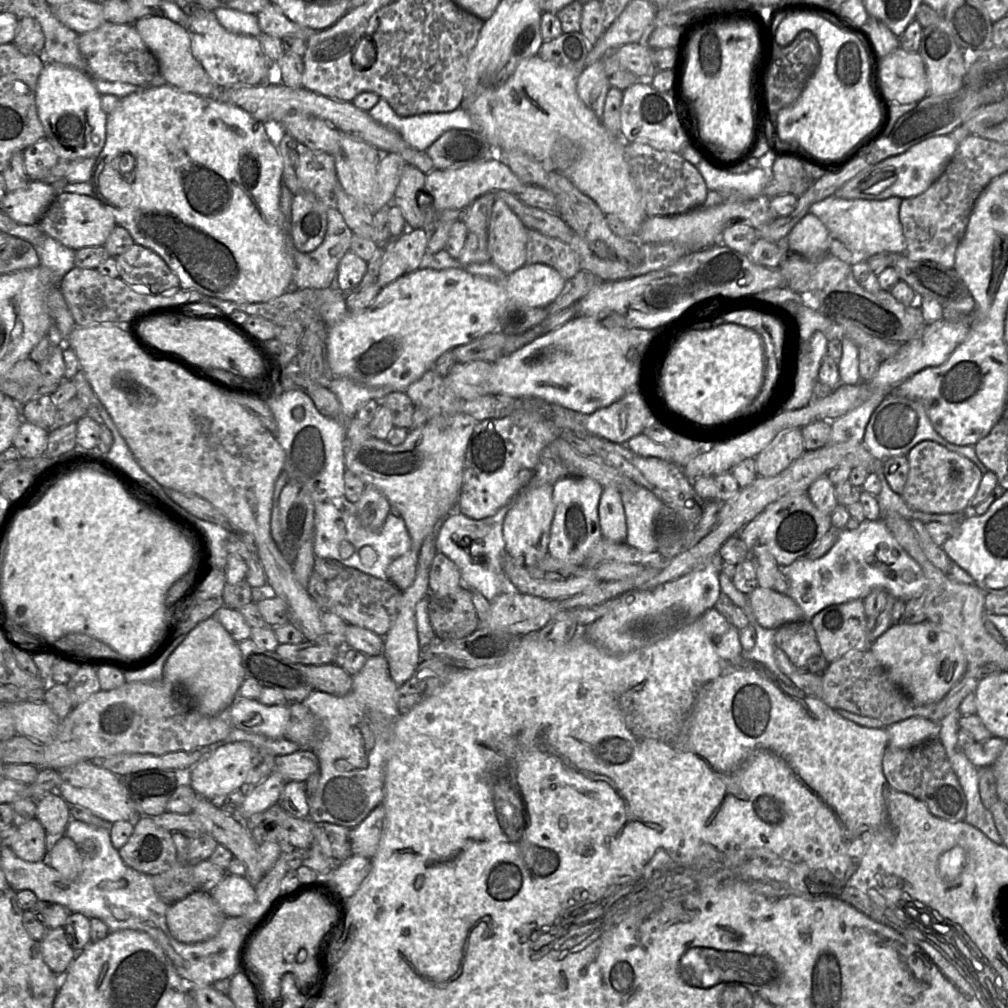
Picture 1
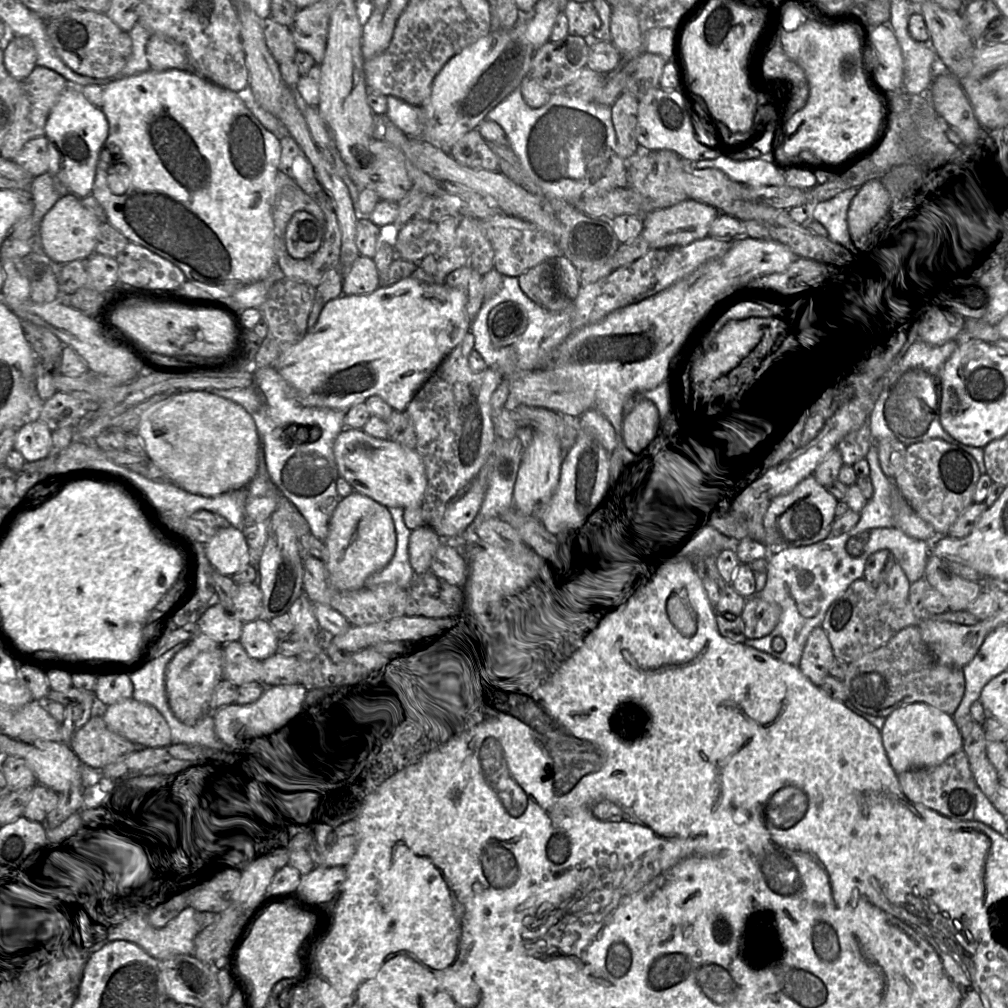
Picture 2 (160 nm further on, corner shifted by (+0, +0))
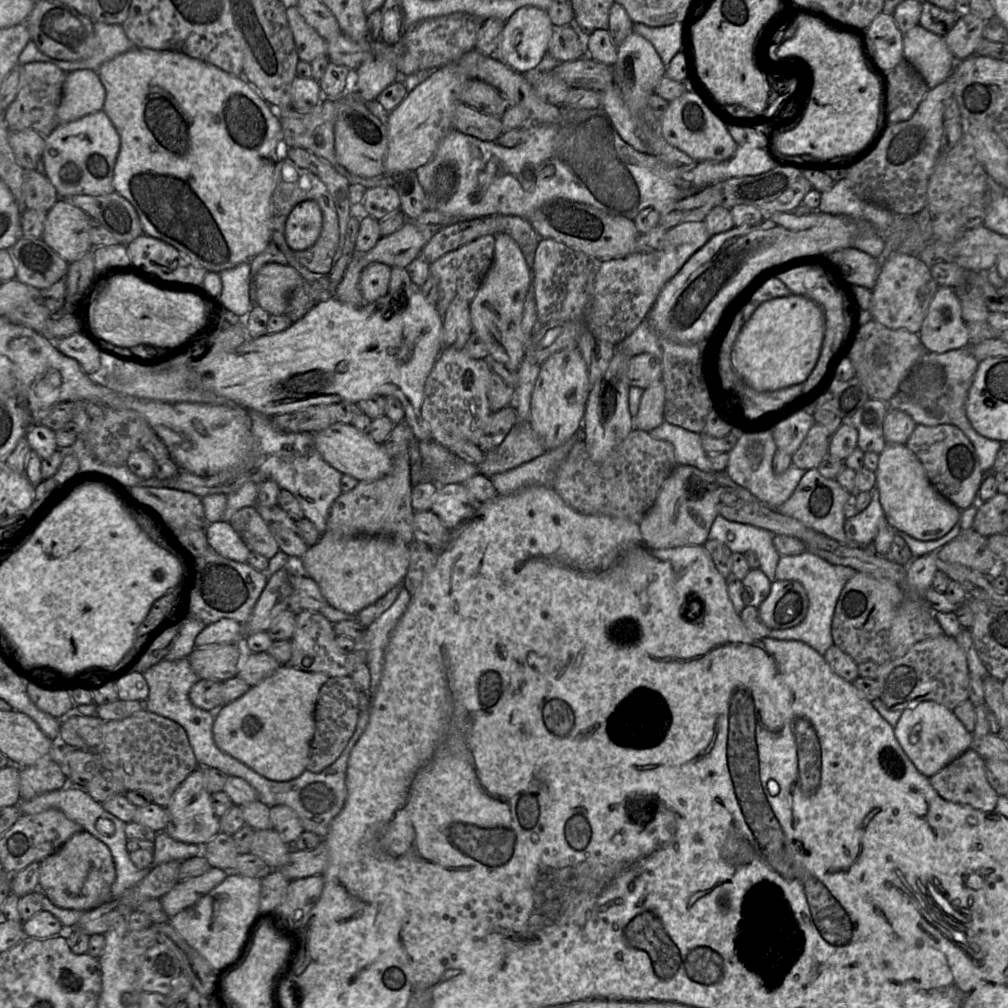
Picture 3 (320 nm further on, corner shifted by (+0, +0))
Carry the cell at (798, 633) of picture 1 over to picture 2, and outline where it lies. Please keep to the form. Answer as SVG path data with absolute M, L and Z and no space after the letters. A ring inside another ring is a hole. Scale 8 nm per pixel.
M821 626L809 635L799 663L799 669L814 684L820 686L828 676L830 664L835 659L827 633Z

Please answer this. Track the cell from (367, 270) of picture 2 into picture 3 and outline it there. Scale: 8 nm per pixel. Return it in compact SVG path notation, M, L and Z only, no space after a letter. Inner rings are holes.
M374 262L367 265L359 279L359 290L366 303L371 303L387 294L391 276L391 267Z

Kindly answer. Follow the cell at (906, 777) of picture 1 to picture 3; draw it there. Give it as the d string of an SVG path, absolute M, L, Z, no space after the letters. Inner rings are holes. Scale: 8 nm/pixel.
M969 748L929 778L932 787L946 801L971 806L984 812L994 811L998 794L991 787L985 772L985 760Z

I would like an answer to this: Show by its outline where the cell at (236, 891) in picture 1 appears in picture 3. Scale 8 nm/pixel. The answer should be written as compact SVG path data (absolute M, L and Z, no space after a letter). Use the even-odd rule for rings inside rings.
M211 867L201 876L178 882L172 890L160 898L164 912L169 917L173 917L187 907L194 905L204 895L221 884L228 873L226 870Z

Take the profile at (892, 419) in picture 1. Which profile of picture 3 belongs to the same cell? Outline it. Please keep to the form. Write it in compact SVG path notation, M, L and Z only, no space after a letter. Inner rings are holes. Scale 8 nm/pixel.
M968 347L936 354L926 352L907 371L895 395L886 402L888 409L901 410L917 425L937 426L949 424L959 428L972 443L981 471L992 470L996 455L1002 443L985 438L971 426L966 415L966 401L979 361Z

